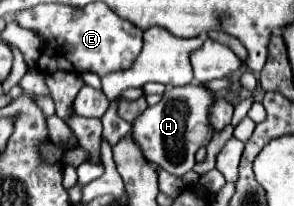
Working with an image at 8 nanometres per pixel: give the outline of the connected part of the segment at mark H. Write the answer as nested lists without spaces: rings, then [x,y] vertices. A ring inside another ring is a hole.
[[[186,84],[186,86],[166,86],[162,100],[154,106],[148,106],[132,124],[132,136],[140,144],[144,156],[156,166],[164,168],[174,176],[184,176],[194,168],[194,154],[198,148],[208,146],[210,138],[222,130],[232,118],[234,106],[228,104],[222,96],[216,102],[216,94],[204,84]],[[218,104],[216,108],[212,108]],[[212,108],[212,122],[210,122]]]

